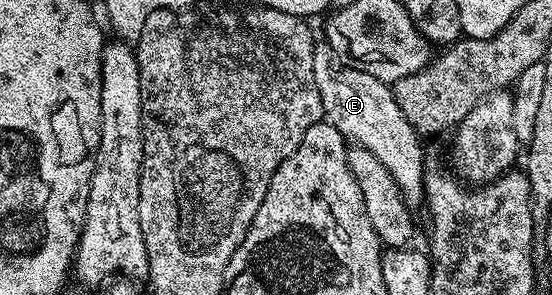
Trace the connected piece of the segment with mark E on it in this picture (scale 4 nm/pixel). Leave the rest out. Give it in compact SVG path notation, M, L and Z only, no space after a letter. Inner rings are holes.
M318 43L314 47L314 70L316 87L320 91L322 116L336 131L340 131L347 142L364 147L388 167L396 187L404 195L407 205L421 206L426 196L426 163L422 157L423 138L408 123L400 103L396 103L393 88L387 82L368 75L368 71L347 63L328 44Z

